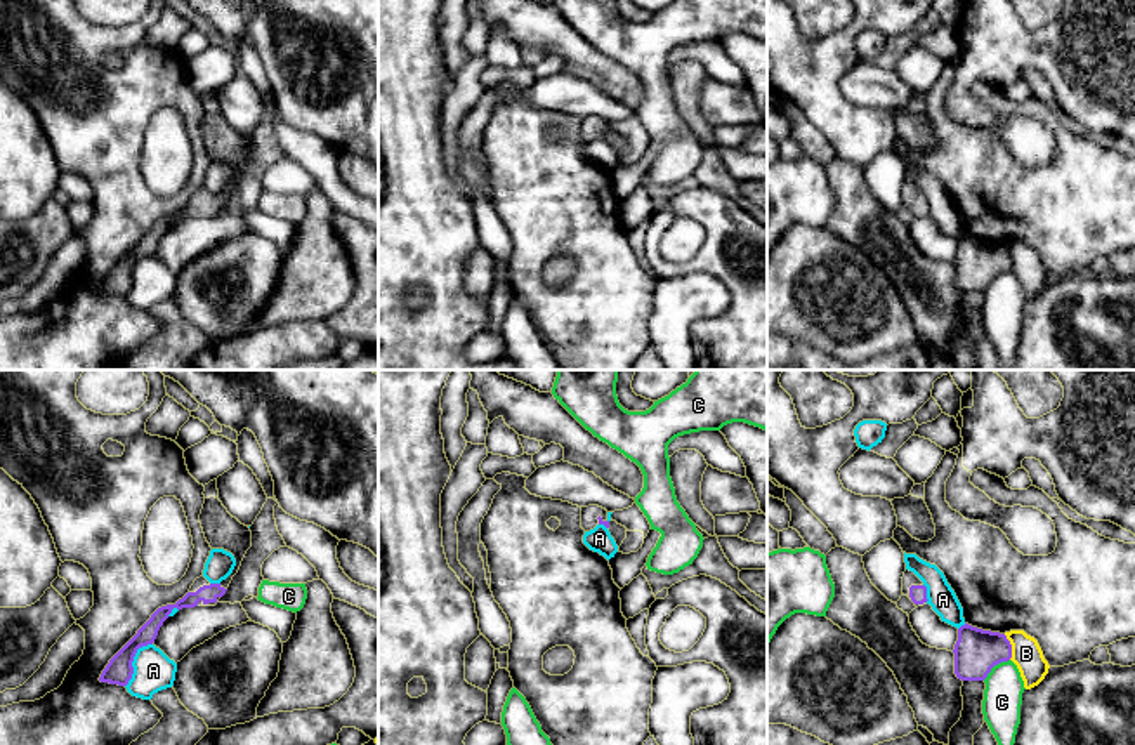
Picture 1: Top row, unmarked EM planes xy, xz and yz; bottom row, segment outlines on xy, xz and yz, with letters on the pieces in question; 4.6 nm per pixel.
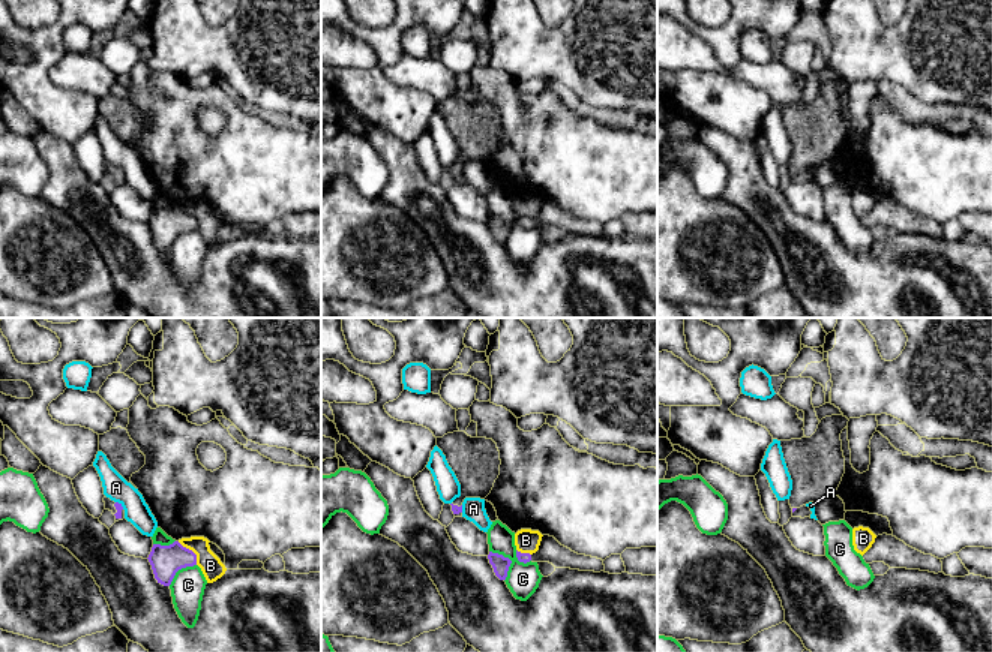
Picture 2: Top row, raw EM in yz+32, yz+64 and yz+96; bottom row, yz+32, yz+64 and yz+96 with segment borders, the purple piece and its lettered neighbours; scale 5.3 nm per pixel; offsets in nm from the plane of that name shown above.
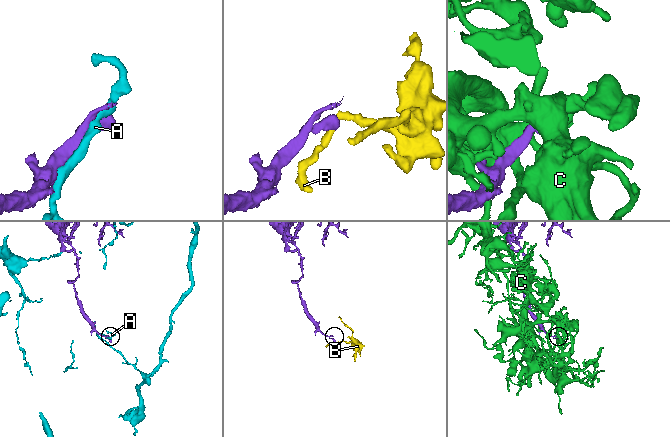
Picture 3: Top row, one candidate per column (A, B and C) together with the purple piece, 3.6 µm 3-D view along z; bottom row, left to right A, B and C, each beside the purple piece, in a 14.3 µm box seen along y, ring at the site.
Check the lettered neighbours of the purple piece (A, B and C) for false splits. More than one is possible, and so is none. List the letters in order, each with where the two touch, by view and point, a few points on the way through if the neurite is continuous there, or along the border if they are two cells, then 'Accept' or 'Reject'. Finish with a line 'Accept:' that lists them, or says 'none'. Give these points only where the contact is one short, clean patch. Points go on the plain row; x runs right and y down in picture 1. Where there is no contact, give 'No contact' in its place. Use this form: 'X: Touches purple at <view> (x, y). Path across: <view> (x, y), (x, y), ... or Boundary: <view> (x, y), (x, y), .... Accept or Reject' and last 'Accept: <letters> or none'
A: Touches purple at xy (132, 271). Reject
B: Touches purple at yz (1010, 257). Boundary: yz (1003, 245), (1010, 256), (1010, 270). Reject
C: Touches purple at yz (995, 275). Reject
Accept: none

